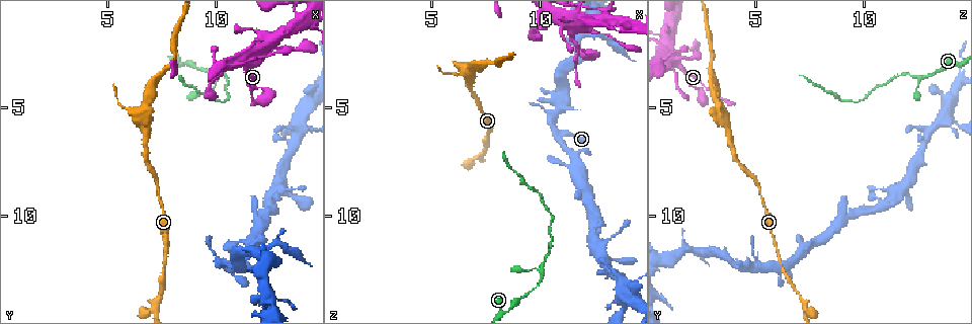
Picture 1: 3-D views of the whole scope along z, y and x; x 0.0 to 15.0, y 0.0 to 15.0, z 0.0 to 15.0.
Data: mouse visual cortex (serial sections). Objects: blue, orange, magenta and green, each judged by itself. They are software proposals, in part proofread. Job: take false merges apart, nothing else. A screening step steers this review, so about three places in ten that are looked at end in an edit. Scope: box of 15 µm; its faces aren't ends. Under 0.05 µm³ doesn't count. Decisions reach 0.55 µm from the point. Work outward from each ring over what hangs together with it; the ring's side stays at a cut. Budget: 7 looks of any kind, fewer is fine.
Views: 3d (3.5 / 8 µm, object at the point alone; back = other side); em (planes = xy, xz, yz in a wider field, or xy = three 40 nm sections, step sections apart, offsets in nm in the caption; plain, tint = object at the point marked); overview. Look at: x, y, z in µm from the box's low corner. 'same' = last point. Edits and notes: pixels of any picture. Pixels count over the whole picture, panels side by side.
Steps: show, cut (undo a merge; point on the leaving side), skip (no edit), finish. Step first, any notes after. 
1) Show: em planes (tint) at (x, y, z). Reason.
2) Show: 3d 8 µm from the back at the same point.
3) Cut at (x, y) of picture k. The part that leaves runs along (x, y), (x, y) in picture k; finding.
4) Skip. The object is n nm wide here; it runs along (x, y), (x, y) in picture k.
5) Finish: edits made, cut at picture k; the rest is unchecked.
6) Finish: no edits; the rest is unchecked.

Show: 3d 8 µm at (11.0, 12.4, 6.5). Three arms meet.

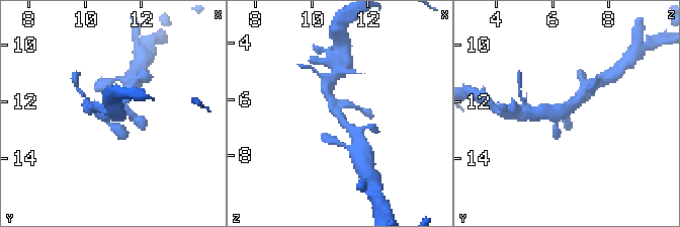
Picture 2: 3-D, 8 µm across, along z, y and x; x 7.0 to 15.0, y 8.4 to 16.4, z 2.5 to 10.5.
Show: 3d 3.5 µm at (10.9, 12.4, 6.4). Zoom in.

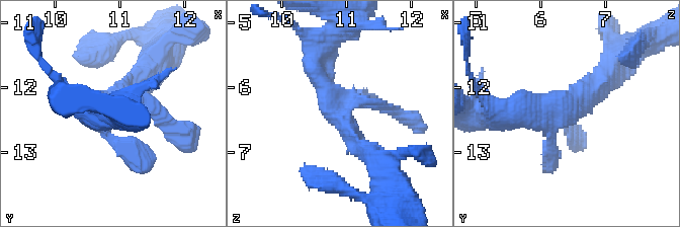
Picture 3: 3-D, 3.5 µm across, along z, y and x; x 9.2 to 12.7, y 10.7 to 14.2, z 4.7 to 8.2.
Skip. It runs along (568, 126), (555, 104), (609, 67) in picture 3; all the same cell.

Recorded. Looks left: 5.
Show: 3d 3.5 µm at (12.8, 11.3, 1.6). Sharp bend.

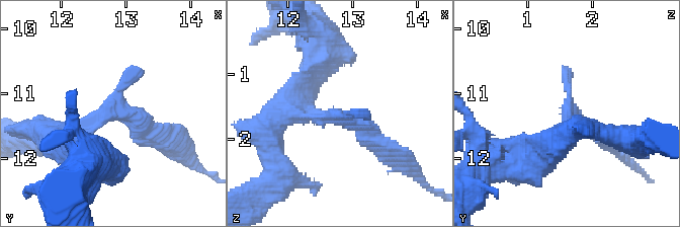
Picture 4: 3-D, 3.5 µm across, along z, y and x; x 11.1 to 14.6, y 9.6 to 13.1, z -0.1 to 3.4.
Show: em xy step 5 (tint) at (12.75, 11.30, 1.65).

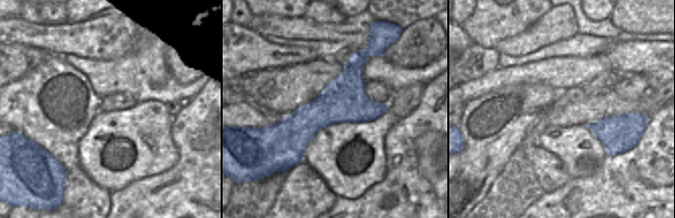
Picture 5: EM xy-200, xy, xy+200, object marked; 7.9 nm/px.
Skip. It runs along (280, 109), (354, 120), (389, 151) in picture 4; all the same cell.

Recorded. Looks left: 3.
Show: 3d 3.5 µm at (11.6, 2.7, 1.3). Thin arm on a thick one.

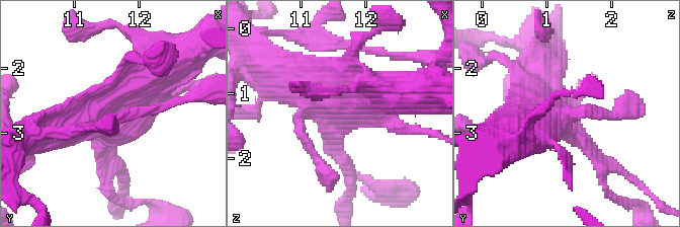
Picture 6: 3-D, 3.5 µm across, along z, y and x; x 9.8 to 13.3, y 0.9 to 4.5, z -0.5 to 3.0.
Show: em xy step 2 (tint) at the same point.

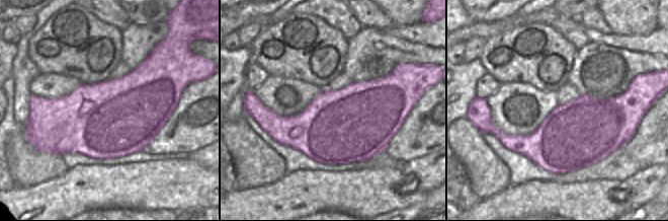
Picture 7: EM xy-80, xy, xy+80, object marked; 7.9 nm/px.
Skip. It runs along (605, 166), (564, 120), (545, 70) in picture 6; continuous, no second cell.

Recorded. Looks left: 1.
Finish: no edits; the rest is unchecked.

